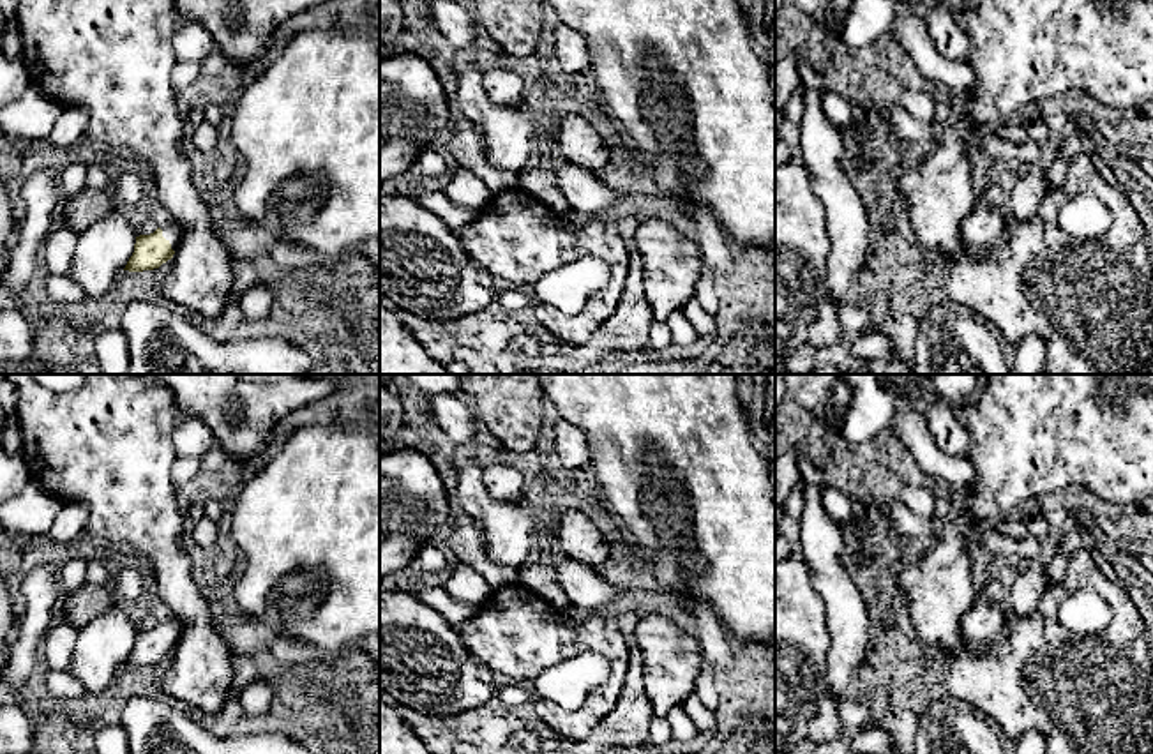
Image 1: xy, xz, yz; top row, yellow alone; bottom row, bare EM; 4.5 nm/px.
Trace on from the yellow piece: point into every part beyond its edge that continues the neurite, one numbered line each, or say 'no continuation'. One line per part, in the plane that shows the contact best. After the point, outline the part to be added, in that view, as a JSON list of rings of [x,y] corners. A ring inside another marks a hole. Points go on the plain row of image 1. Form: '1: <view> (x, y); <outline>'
1: xy (172, 625); [[[161,613],[159,623],[162,625],[162,632],[171,639],[171,645],[177,645],[177,637],[180,632],[180,620],[171,613]]]

